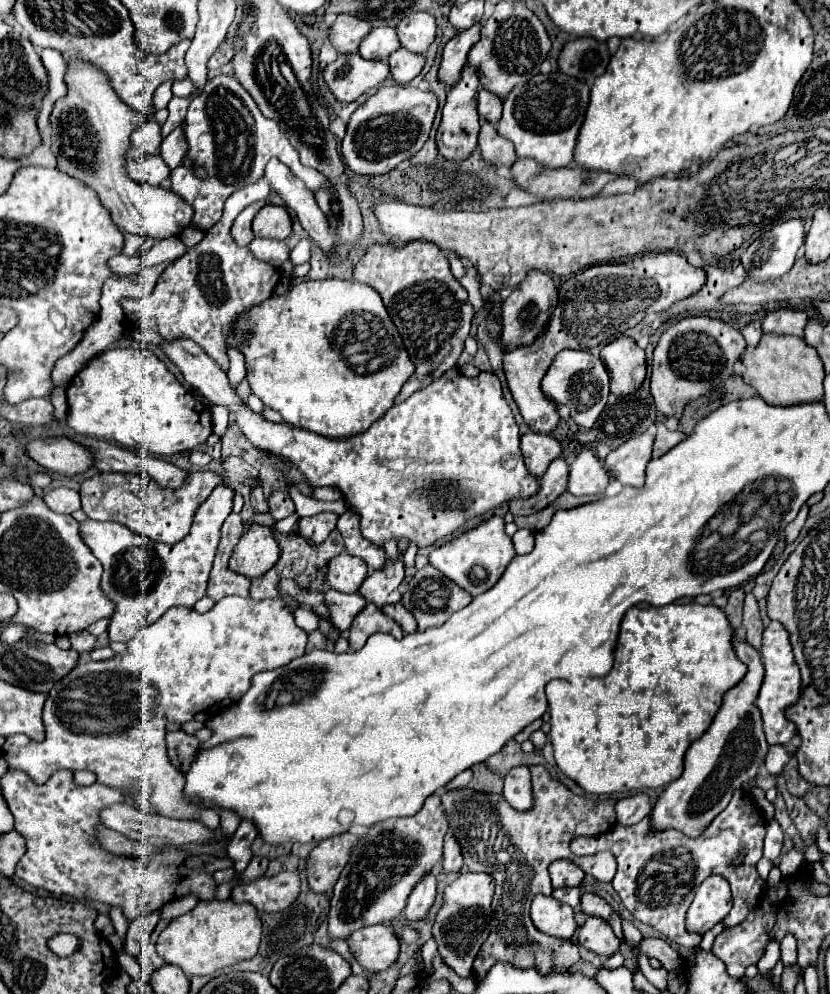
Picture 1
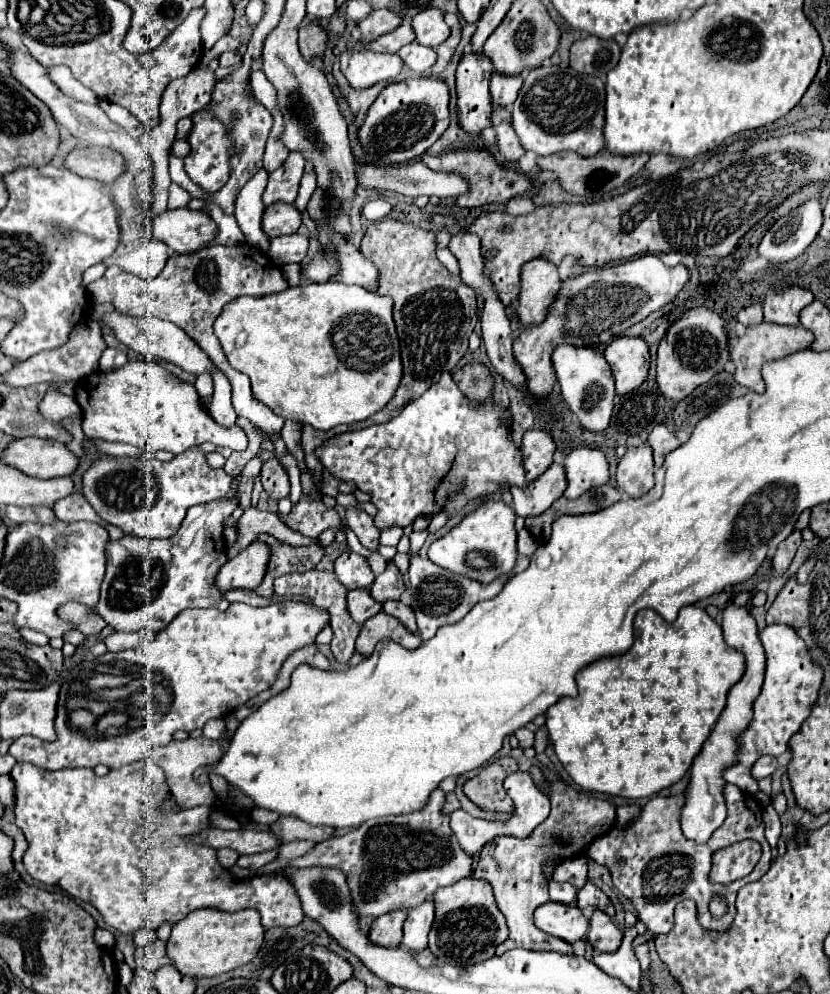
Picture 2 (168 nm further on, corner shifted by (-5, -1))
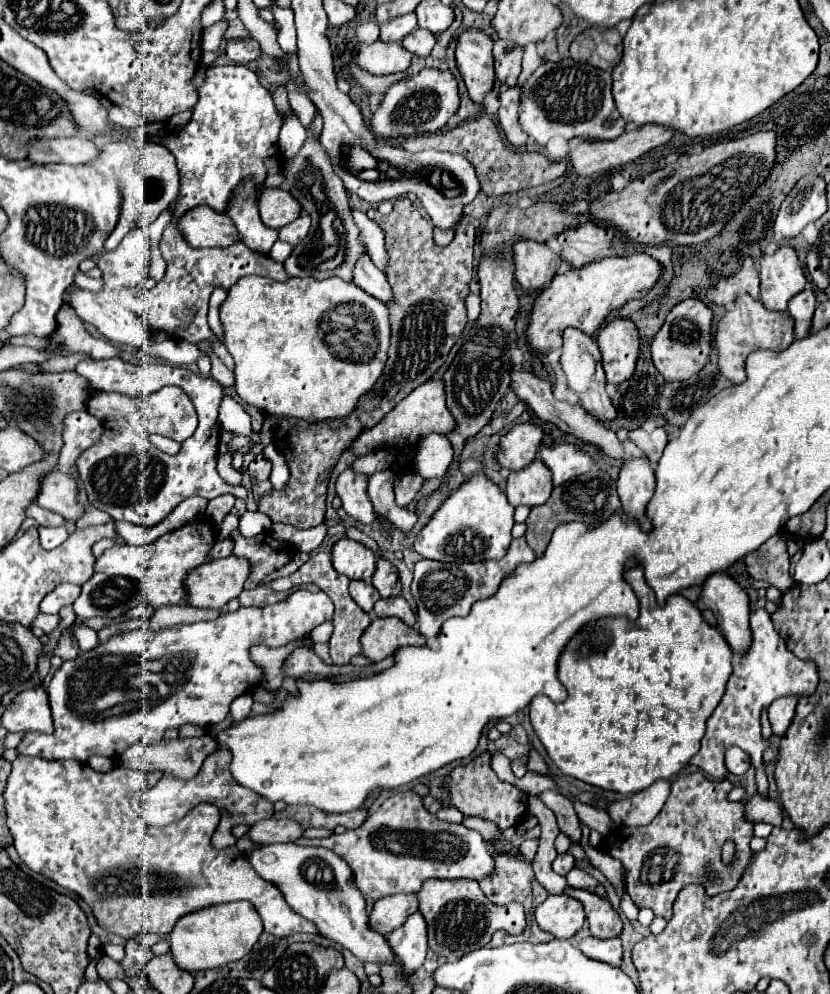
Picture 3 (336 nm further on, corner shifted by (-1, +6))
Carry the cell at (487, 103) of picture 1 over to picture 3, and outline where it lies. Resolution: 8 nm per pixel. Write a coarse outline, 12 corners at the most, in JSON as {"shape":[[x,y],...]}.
{"shape":[[521,46],[495,58],[497,80],[515,86],[521,74]]}

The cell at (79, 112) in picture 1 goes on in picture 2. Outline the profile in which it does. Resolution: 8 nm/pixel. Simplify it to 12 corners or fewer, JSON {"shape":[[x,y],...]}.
{"shape":[[167,209],[149,239],[175,253],[203,249],[215,237],[205,211]]}

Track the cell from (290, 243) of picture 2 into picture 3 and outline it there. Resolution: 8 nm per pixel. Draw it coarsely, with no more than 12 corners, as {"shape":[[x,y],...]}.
{"shape":[[303,214],[279,230],[279,240],[297,246],[307,236],[311,216]]}

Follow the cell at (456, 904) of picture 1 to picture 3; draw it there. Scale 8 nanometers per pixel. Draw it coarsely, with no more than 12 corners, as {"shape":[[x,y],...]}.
{"shape":[[473,880],[417,892],[429,948],[449,962],[521,934],[519,902],[495,906]]}

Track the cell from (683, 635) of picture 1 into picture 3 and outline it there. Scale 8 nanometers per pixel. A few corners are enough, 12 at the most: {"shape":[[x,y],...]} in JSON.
{"shape":[[693,602],[597,618],[533,730],[565,776],[619,794],[697,754],[733,654]]}

